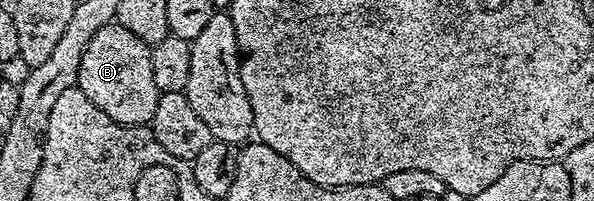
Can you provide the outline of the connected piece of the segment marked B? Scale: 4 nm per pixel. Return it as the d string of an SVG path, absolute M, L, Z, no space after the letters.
M118 23L103 25L85 47L77 88L85 91L89 103L101 107L109 119L122 125L147 125L153 119L153 111L157 111L160 95L157 83L153 83L151 46Z

